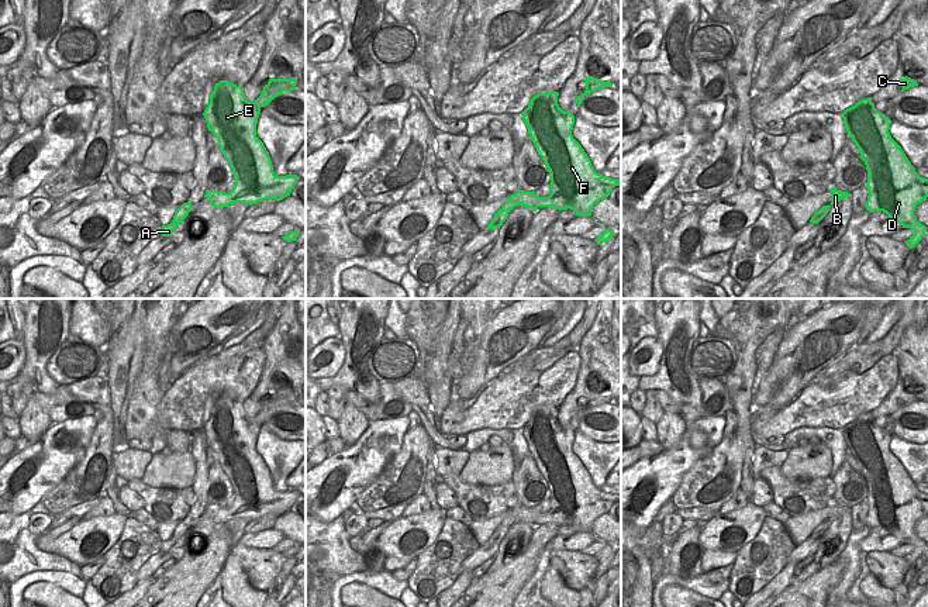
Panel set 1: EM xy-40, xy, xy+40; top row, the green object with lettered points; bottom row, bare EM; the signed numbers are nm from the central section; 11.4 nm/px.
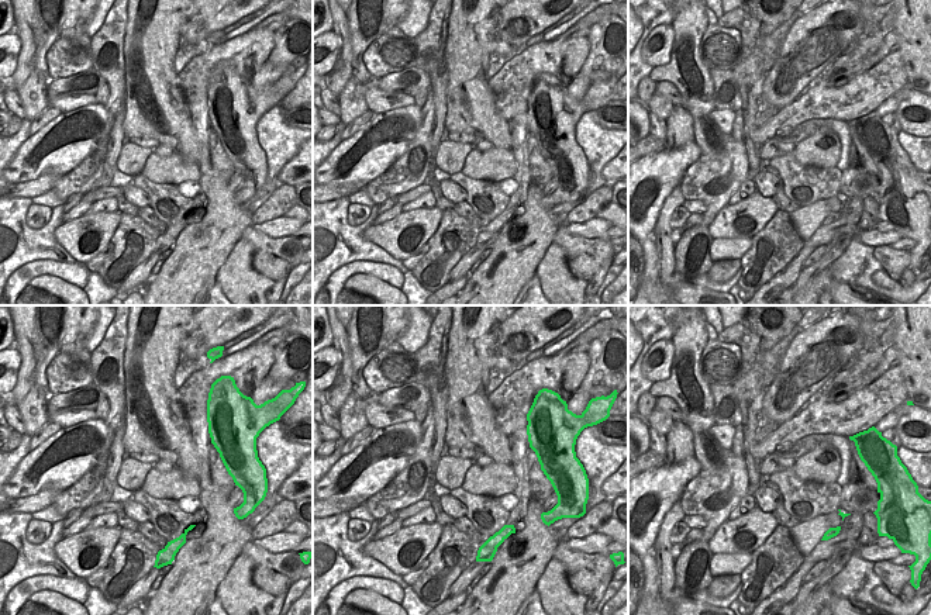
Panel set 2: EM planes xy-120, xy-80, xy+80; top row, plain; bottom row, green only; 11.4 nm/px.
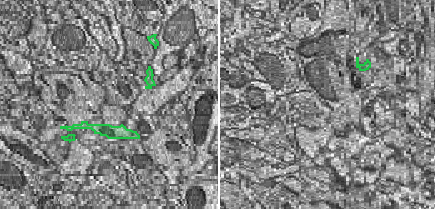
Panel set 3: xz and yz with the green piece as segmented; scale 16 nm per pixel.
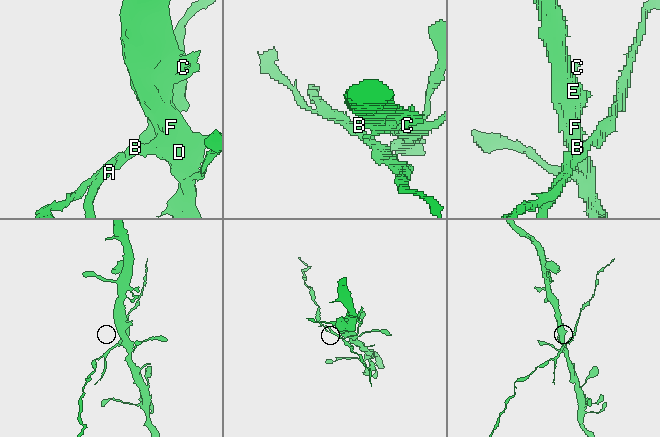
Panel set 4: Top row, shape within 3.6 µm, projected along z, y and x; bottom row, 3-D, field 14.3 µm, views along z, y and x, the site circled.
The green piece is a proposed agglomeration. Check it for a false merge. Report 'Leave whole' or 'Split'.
Split.

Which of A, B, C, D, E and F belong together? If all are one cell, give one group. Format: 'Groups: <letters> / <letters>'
Groups: A / B C D E F.

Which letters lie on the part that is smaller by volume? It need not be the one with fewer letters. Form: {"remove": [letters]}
{"remove": ["A"]}

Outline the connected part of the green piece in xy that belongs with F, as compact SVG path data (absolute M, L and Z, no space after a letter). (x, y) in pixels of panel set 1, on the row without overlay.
M558 407L538 408L521 428L529 455L551 492L551 508L538 513L535 507L515 506L508 514L515 521L537 527L539 522L573 525L589 532L596 518L607 514L620 494L597 489L582 461L573 453L575 431L558 420Z

